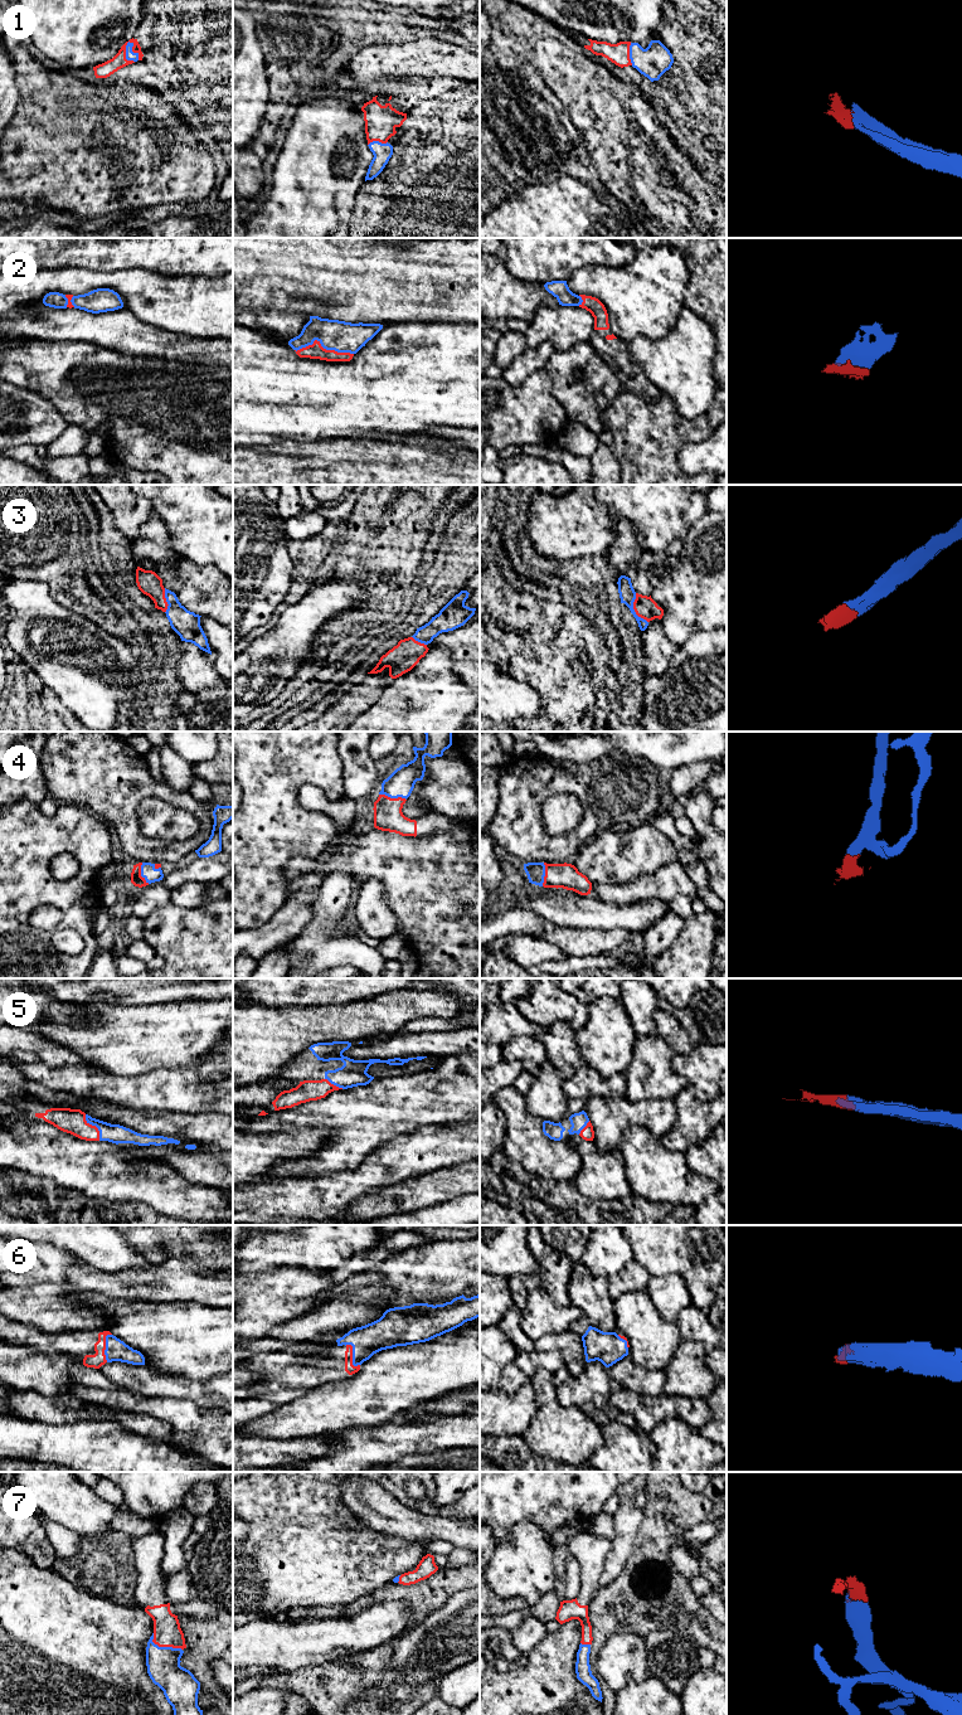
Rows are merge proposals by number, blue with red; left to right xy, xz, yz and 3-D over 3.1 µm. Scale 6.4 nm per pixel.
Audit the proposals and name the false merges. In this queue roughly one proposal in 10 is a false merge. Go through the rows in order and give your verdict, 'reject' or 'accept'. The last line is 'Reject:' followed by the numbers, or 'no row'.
1: accept
2: accept
3: accept
4: accept
5: accept
6: accept
7: accept
Reject: no row

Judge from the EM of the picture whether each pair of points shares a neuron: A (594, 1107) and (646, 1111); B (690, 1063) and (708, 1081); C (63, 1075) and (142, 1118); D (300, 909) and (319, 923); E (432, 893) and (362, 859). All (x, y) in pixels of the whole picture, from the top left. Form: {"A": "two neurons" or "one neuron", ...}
{"A": "one neuron", "B": "one neuron", "C": "two neurons", "D": "two neurons", "E": "one neuron"}

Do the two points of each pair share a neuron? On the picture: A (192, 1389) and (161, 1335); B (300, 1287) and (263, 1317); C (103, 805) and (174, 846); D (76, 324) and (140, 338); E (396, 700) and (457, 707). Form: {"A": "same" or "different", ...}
{"A": "different", "B": "same", "C": "same", "D": "same", "E": "same"}

